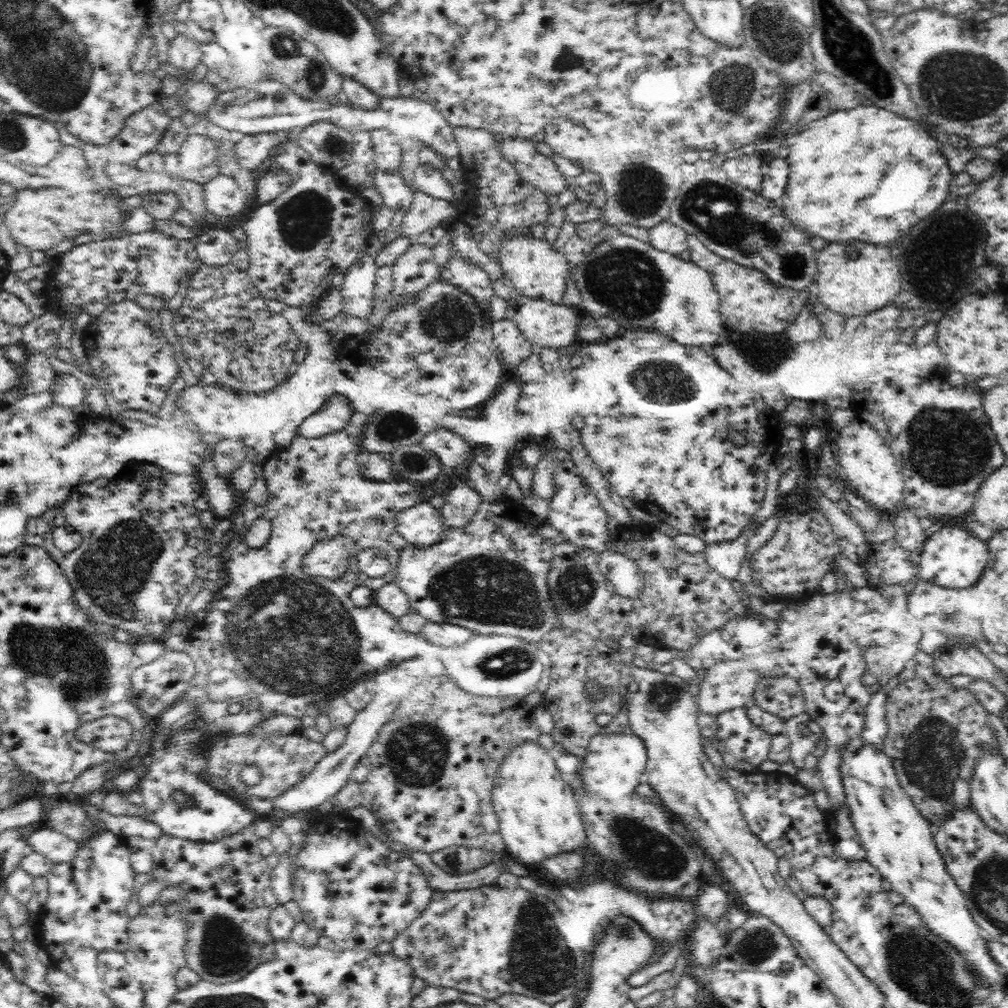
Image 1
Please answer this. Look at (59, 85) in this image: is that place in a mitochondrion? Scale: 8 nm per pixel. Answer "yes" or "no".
yes

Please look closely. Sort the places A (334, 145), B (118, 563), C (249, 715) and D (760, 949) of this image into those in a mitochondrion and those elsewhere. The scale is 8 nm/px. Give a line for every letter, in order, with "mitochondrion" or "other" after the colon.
A: mitochondrion
B: mitochondrion
C: other
D: mitochondrion

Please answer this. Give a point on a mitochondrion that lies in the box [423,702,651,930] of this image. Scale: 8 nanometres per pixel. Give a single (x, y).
(451, 862)

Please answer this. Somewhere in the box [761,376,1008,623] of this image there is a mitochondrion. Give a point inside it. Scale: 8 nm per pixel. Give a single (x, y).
(950, 447)

